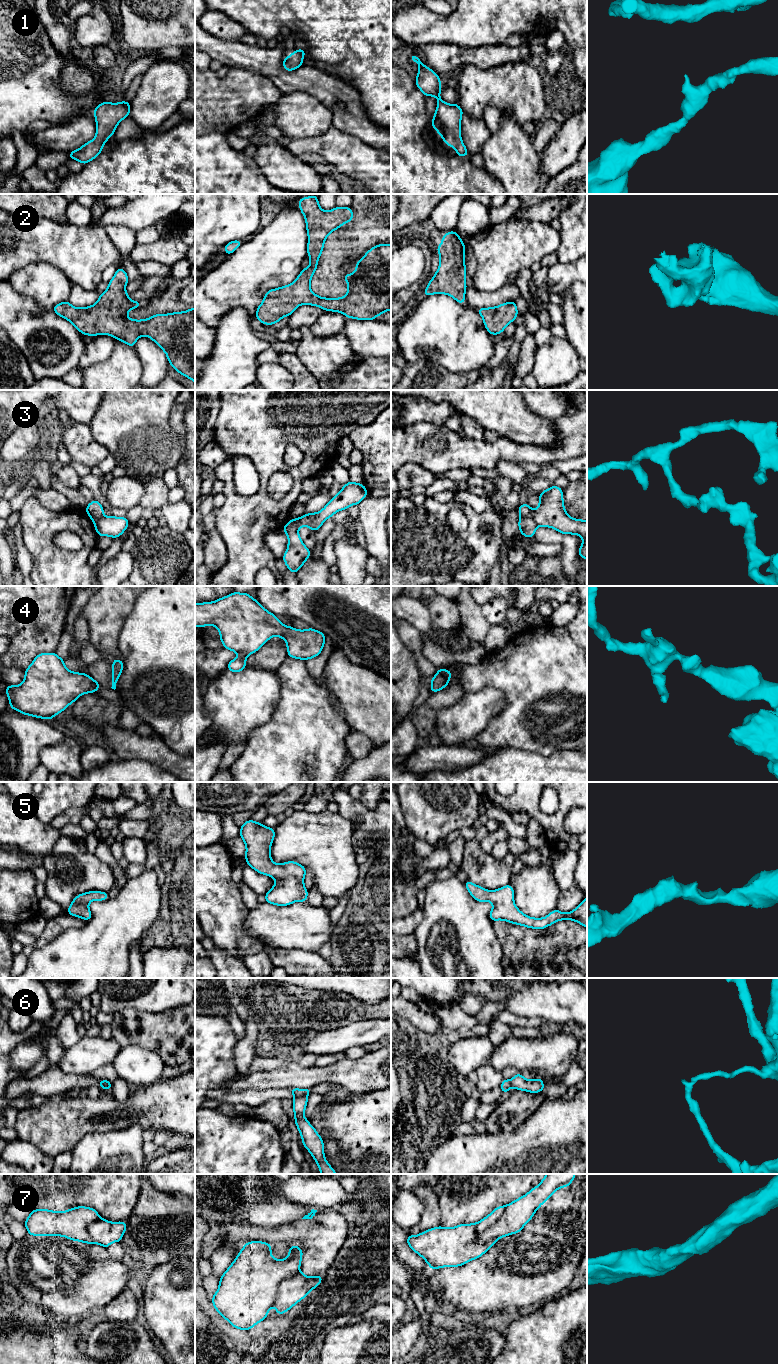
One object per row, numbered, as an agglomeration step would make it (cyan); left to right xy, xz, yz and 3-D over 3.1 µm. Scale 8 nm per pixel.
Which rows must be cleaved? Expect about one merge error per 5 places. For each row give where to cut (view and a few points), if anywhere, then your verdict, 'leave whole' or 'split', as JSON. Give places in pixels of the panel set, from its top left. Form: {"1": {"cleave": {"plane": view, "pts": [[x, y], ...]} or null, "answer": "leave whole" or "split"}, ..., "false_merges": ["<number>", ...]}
{"1": {"cleave": null, "answer": "leave whole"}, "2": {"cleave": null, "answer": "leave whole"}, "3": {"cleave": {"plane": "yz", "pts": [[521, 516], [531, 518], [538, 525]]}, "answer": "split"}, "4": {"cleave": null, "answer": "leave whole"}, "5": {"cleave": null, "answer": "leave whole"}, "6": {"cleave": {"plane": "xz", "pts": [[306, 1095], [296, 1095], [294, 1097]]}, "answer": "split"}, "7": {"cleave": null, "answer": "leave whole"}, "false_merges": ["3", "6"]}

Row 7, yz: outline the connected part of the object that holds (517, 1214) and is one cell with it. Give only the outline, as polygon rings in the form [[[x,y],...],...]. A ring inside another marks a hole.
[[[546,1174],[545,1178],[540,1181],[540,1184],[531,1189],[527,1194],[508,1205],[496,1207],[487,1217],[479,1222],[461,1224],[452,1228],[438,1226],[426,1230],[419,1235],[408,1235],[407,1244],[428,1263],[431,1270],[442,1267],[462,1266],[471,1260],[481,1257],[498,1239],[510,1234],[519,1233],[532,1219],[538,1208],[557,1189],[568,1187],[575,1176],[576,1174]]]

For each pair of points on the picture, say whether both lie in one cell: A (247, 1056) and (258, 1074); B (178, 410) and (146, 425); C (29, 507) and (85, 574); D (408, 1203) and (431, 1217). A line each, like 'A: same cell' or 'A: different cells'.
A: different cells
B: different cells
C: same cell
D: different cells

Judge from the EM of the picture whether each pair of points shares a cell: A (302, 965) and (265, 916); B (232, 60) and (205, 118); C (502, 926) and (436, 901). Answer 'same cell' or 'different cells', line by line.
A: different cells
B: different cells
C: different cells

